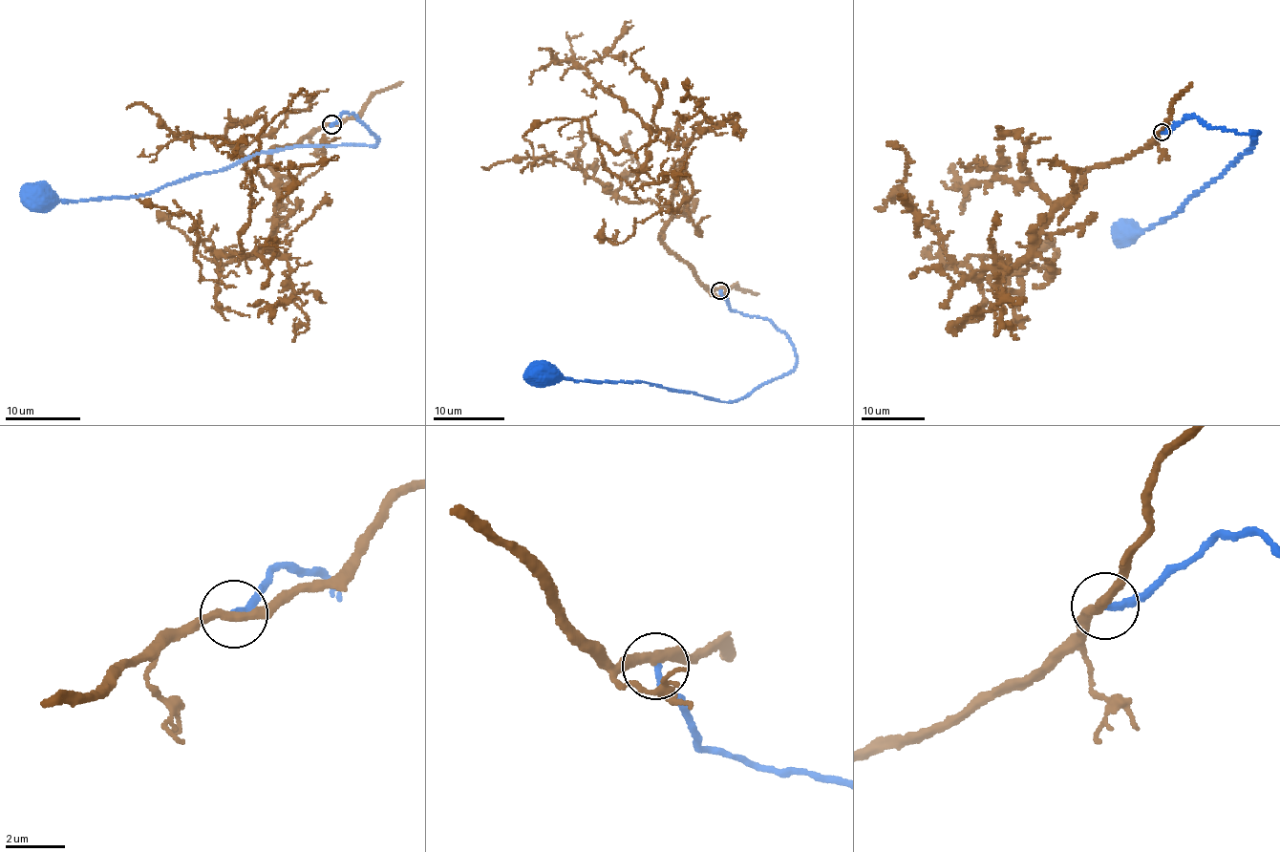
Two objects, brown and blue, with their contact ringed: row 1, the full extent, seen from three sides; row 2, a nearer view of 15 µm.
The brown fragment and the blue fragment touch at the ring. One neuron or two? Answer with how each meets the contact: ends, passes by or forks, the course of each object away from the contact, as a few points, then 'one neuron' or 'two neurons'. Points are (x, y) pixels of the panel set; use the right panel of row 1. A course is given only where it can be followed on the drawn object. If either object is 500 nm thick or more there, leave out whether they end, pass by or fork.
brown passes by; blue ends; course brown (1162, 132), (1085, 173), (1034, 252), (982, 279), (1006, 278), (993, 256), (947, 266), (930, 246); course blue (1162, 132), (1196, 116), (1208, 125), (1256, 132), (1248, 152), (1179, 210), (1150, 227), (1125, 230); one neuron

